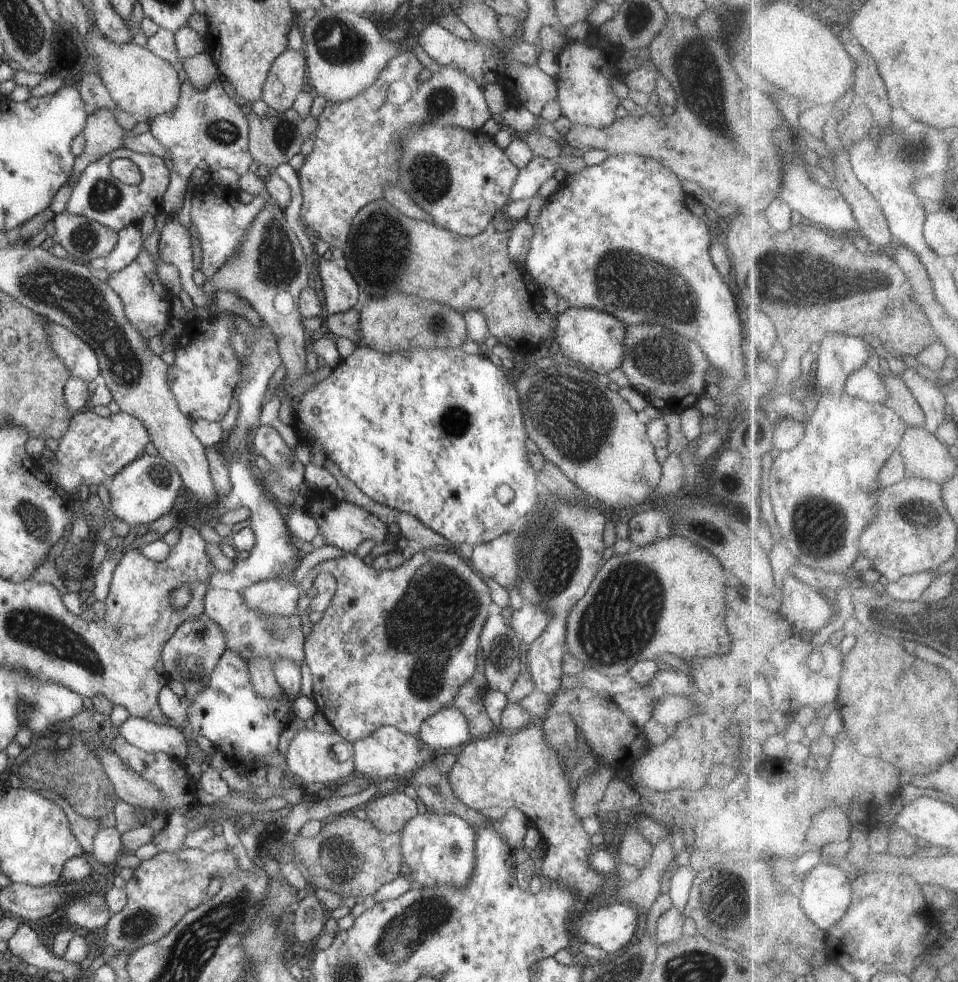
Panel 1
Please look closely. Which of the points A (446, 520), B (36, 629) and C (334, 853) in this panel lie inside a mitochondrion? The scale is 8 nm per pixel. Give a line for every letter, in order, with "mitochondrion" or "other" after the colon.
A: other
B: mitochondrion
C: mitochondrion

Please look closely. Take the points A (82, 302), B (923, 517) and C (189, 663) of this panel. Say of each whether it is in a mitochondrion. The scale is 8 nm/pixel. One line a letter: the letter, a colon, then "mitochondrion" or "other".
A: mitochondrion
B: mitochondrion
C: mitochondrion

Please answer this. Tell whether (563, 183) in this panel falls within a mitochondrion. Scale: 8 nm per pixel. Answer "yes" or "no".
no

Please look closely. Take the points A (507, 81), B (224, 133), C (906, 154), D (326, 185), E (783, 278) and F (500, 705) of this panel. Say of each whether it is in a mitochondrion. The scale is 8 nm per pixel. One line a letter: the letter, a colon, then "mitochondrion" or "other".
A: other
B: mitochondrion
C: mitochondrion
D: other
E: mitochondrion
F: other

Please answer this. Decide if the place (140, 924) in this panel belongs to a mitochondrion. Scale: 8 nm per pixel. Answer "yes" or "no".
yes

